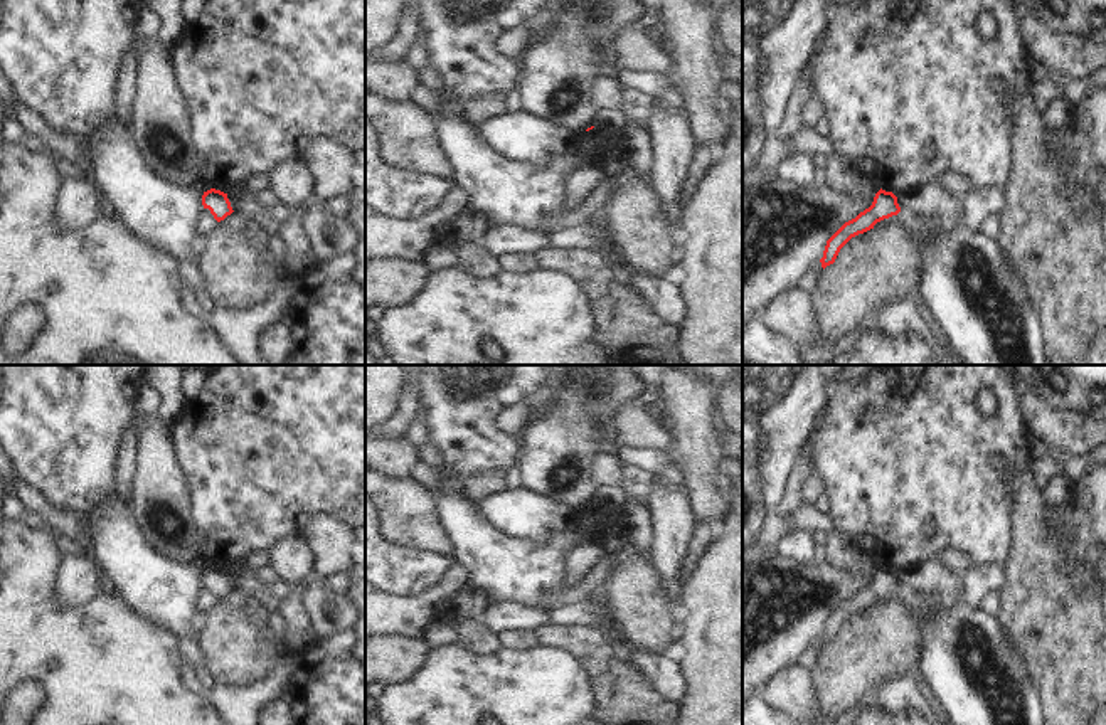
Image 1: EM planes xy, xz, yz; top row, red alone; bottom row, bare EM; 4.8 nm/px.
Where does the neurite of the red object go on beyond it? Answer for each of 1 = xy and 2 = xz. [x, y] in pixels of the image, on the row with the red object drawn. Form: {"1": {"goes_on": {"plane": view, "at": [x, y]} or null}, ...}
{"1": {"goes_on": null}, "2": {"goes_on": null}}

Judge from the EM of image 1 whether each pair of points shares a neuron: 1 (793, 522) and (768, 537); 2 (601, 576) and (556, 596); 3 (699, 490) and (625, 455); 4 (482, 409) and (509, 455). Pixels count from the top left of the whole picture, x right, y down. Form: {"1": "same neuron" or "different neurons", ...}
{"1": "same neuron", "2": "same neuron", "3": "different neurons", "4": "same neuron"}

